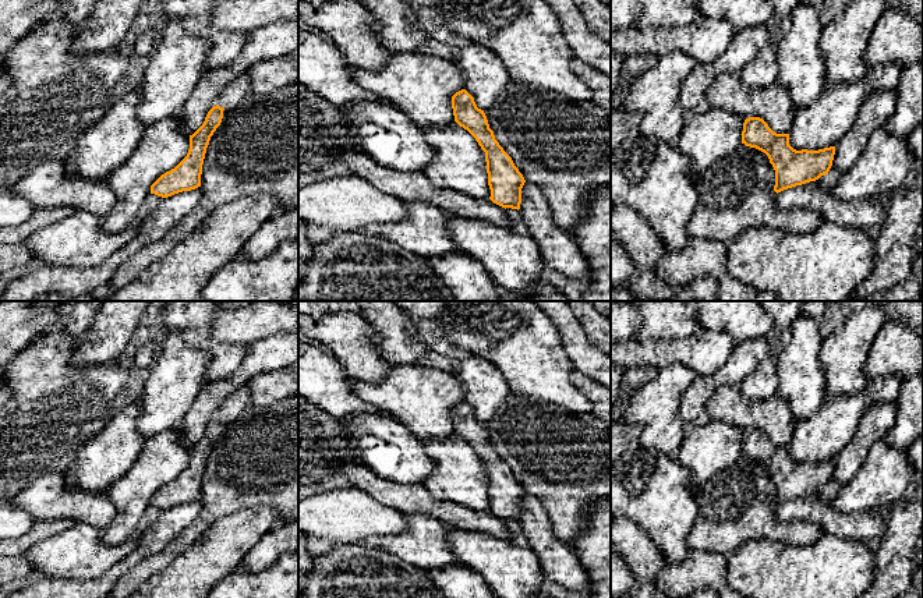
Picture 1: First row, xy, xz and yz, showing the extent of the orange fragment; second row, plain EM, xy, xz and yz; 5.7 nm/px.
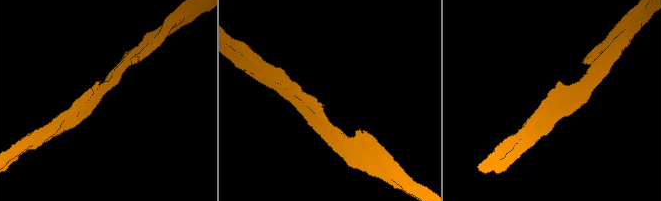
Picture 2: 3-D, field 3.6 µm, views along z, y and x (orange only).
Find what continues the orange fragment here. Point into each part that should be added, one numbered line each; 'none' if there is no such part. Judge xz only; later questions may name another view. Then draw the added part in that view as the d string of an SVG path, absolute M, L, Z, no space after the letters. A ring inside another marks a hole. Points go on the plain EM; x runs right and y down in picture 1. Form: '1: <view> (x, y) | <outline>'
none

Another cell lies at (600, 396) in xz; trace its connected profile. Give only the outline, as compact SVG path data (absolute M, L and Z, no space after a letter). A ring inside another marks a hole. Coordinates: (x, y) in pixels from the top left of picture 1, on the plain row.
M572 371L574 386L593 403L594 417L602 420L611 428L611 390L586 376L581 371Z

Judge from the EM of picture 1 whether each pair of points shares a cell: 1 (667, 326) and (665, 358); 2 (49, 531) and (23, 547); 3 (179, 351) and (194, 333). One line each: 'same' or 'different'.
1: different
2: same
3: different

